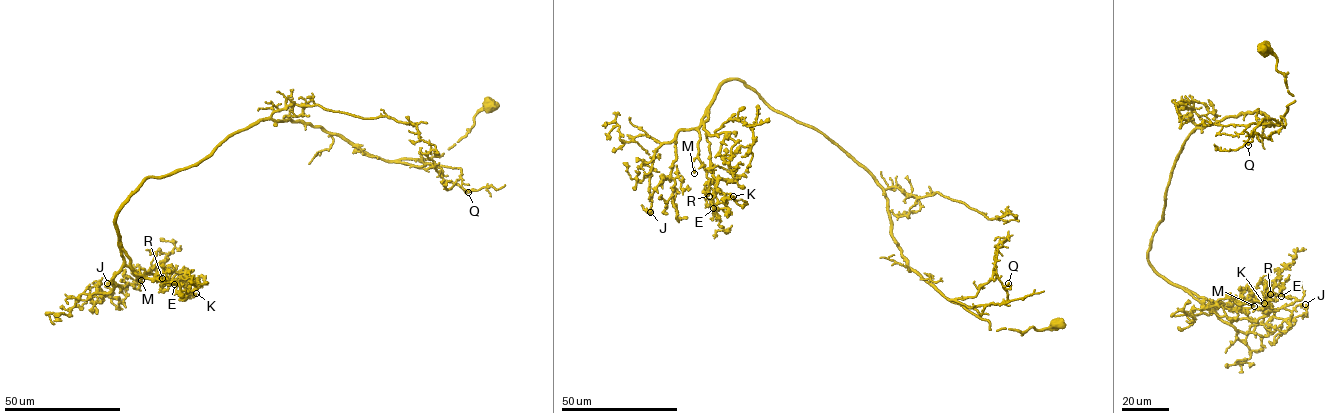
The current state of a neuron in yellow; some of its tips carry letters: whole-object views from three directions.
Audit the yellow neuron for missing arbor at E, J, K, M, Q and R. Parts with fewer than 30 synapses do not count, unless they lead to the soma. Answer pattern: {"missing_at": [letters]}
{"missing_at": ["M"]}

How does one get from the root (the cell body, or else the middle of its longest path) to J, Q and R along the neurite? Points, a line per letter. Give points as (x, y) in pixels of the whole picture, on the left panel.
J: (488, 104), (426, 159), (253, 123), (126, 199), (124, 259), (101, 297), (107, 283)
Q: (488, 104), (478, 111), (468, 132), (440, 156), (396, 161), (423, 169), (460, 168), (461, 186), (468, 192)
R: (488, 104), (427, 159), (265, 118), (150, 176), (115, 222), (132, 269), (165, 283), (176, 271), (162, 278)

